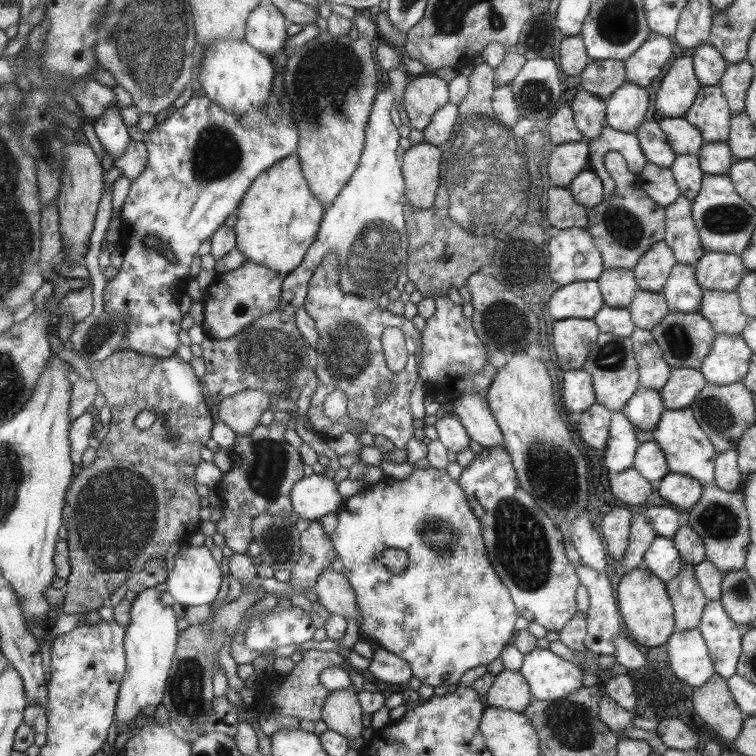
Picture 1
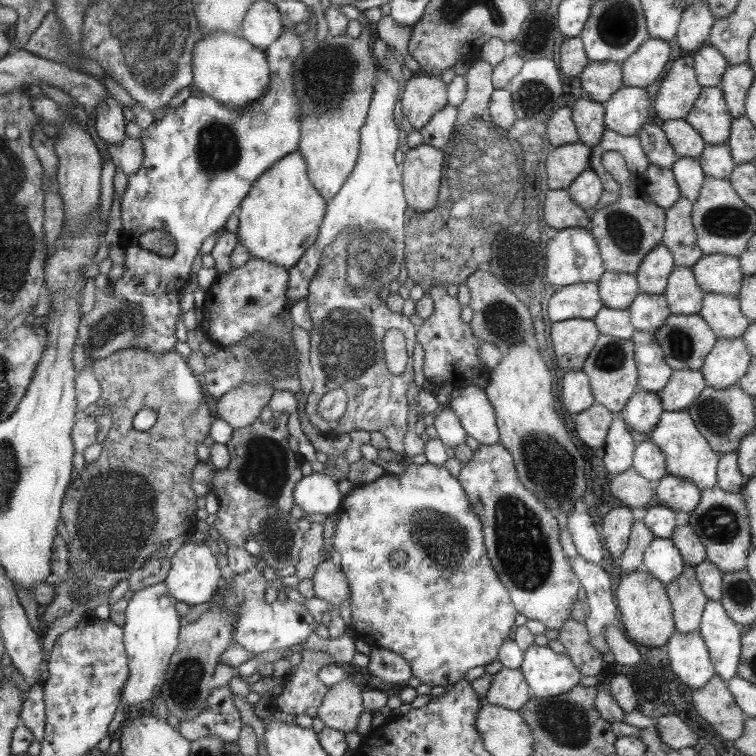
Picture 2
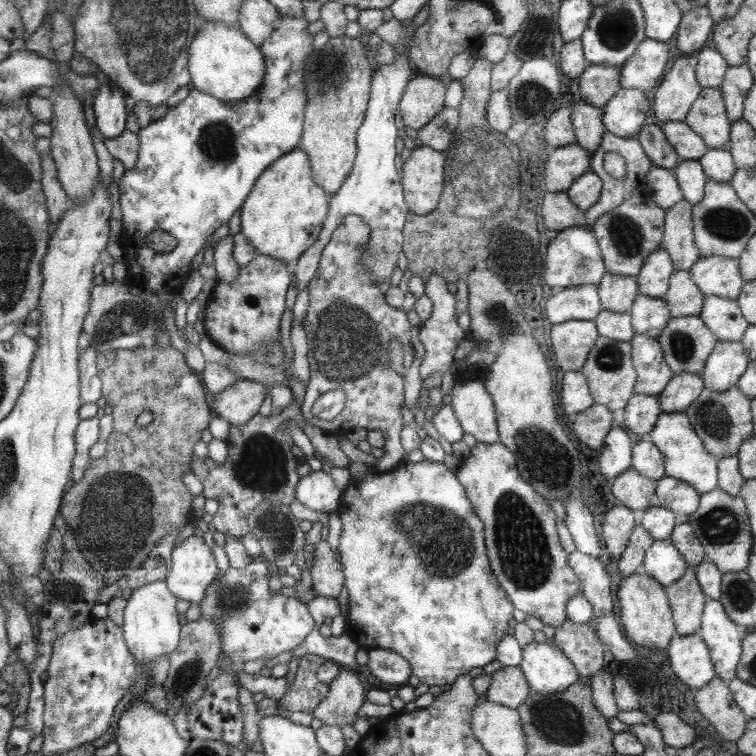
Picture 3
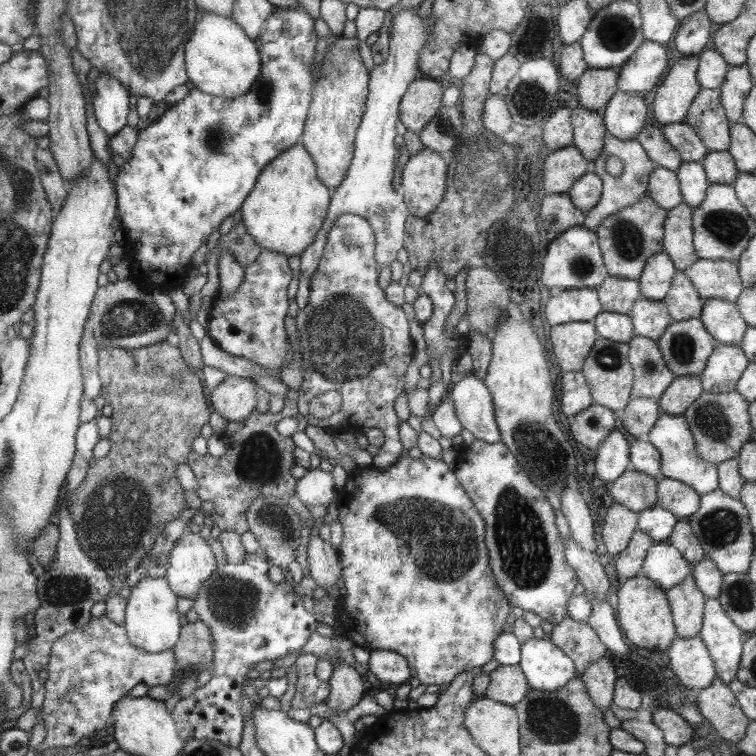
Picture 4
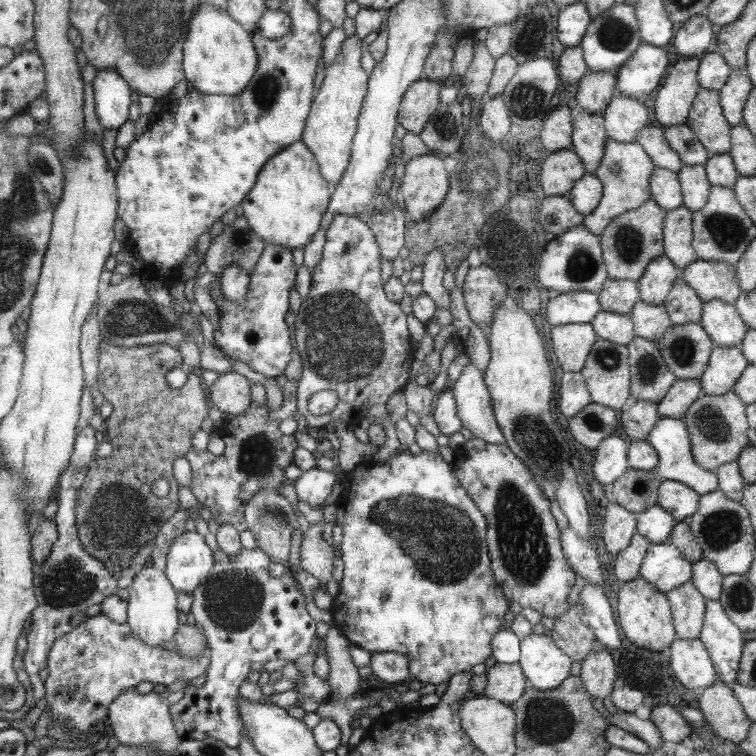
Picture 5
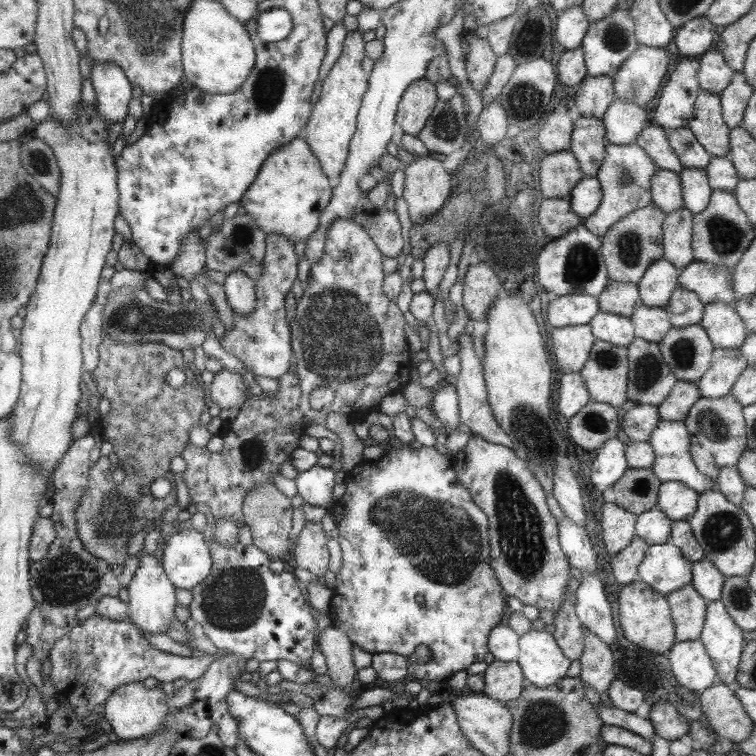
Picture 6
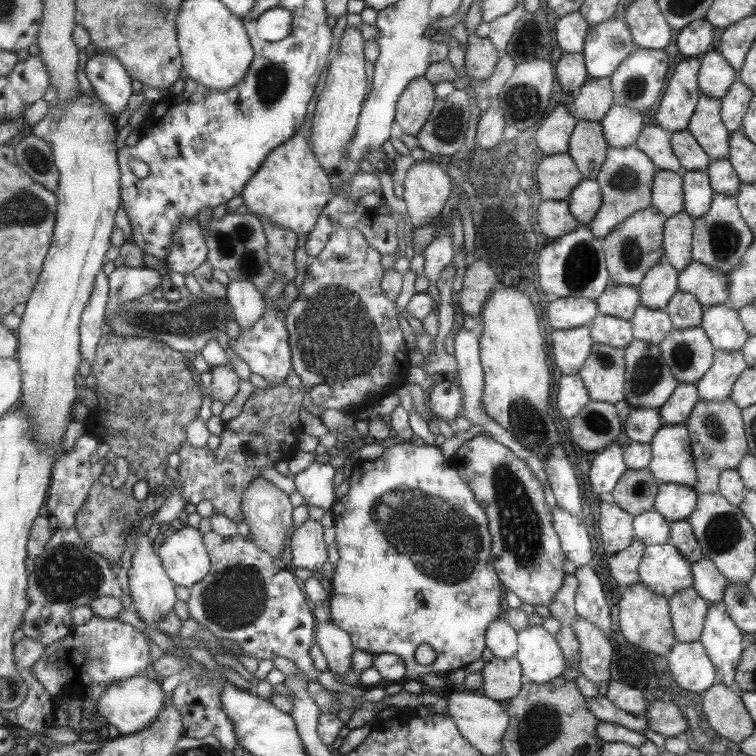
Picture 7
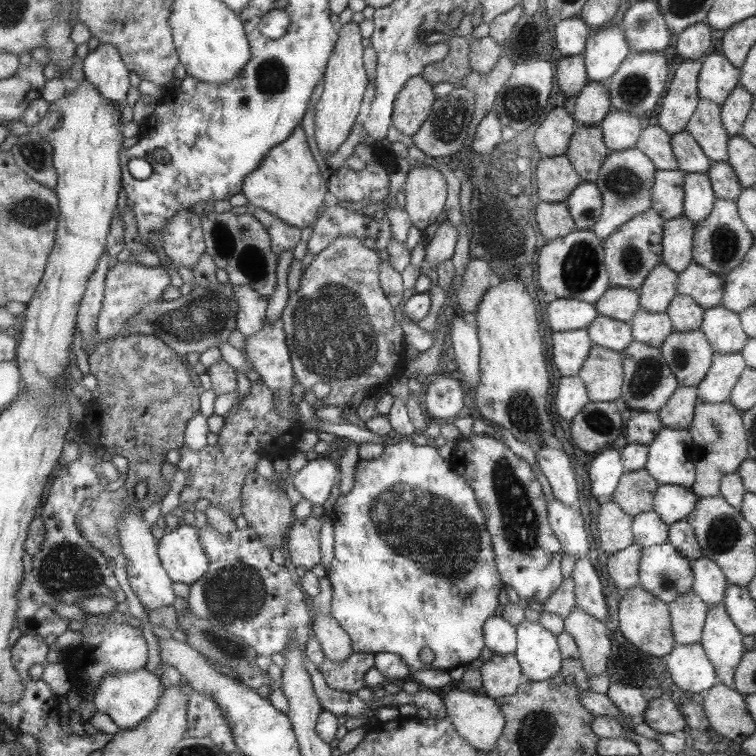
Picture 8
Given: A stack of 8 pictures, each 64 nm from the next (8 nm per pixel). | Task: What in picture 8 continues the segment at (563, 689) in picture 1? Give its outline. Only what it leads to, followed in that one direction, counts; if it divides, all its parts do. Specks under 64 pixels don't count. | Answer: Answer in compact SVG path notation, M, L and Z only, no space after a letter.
M522 620L517 626L516 658L526 680L542 682L557 676L562 656L556 636L544 630L538 621Z

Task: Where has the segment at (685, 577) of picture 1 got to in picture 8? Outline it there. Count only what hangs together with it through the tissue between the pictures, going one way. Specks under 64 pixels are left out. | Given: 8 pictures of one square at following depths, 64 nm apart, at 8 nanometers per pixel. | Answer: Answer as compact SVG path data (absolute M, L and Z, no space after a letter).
M693 590L669 603L671 629L676 642L687 645L700 643L710 606Z

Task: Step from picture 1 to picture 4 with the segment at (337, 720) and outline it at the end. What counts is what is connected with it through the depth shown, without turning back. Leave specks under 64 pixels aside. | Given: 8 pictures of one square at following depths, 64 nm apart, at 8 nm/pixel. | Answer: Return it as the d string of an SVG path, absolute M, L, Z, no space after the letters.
M332 659L332 661L334 672L330 677L330 694L324 702L312 704L309 708L311 716L320 716L323 720L328 719L330 710L338 714L348 712L366 694L362 676L354 669L354 666L350 666L348 662L341 659Z

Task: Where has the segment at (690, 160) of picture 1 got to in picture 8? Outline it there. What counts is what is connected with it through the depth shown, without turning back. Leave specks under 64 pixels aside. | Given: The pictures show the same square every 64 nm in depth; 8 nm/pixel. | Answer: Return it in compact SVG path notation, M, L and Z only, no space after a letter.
M685 173L685 213L694 224L705 221L717 204L716 191L707 173Z

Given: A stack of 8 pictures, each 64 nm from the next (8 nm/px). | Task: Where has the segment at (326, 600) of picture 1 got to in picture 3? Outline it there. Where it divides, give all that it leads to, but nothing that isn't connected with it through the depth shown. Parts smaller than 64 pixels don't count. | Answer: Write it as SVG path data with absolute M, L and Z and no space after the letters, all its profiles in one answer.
M326 538L314 544L314 564L311 566L311 576L314 592L318 592L320 596L328 596L328 598L338 598L342 588L345 585L345 574L342 574L341 562L336 562L336 556L332 560L332 550Z

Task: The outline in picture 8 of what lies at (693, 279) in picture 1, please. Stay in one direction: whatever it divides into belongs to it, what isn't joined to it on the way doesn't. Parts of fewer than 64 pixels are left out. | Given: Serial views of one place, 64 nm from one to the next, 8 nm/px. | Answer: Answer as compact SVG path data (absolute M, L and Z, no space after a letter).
M677 293L673 298L666 314L672 319L673 326L680 332L690 332L700 329L704 324L705 307L701 307L692 295Z

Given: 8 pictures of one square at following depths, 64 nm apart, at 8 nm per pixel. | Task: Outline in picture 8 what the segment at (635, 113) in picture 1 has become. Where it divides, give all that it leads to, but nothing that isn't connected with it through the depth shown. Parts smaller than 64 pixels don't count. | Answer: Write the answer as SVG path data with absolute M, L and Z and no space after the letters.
M614 108L598 127L602 129L606 146L611 152L636 147L642 132L638 115Z

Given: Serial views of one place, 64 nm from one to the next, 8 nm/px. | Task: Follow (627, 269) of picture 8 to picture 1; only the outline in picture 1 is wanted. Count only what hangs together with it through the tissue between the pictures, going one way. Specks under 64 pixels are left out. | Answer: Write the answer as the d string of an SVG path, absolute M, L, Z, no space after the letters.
M606 153L605 168L613 178L616 192L614 196L604 198L600 205L588 209L589 225L586 229L593 235L604 256L605 269L634 270L646 252L658 241L664 240L668 223L667 208L654 202L642 187L636 185L636 176L620 153Z

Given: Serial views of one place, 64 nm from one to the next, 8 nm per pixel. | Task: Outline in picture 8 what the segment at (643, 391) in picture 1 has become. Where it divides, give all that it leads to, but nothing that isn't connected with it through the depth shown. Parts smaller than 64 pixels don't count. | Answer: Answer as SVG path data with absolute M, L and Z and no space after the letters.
M654 412L630 413L626 423L626 439L629 443L650 445L661 433L660 415Z

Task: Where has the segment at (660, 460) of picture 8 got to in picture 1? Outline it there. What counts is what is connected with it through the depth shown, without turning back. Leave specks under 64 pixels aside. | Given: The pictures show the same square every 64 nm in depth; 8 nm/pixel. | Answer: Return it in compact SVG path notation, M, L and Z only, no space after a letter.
M690 408L666 410L666 413L662 413L661 420L658 421L657 430L653 433L654 442L660 444L661 449L665 451L670 473L697 478L704 487L708 484L715 484L719 452L714 449L705 432L702 431L701 423L697 421Z

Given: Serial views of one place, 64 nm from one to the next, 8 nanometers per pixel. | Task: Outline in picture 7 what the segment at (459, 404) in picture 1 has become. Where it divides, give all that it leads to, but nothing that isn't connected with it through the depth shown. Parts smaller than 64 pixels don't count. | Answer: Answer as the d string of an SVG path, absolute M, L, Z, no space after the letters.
M462 326L456 332L454 337L454 356L458 361L458 374L457 382L461 387L464 394L464 408L462 410L462 417L466 418L472 425L480 426L482 428L482 434L497 440L498 443L502 443L508 446L511 451L518 458L523 458L533 468L534 474L537 474L538 478L542 480L543 485L548 485L548 477L546 476L546 467L544 467L544 462L538 460L538 456L532 452L532 450L526 450L520 445L519 440L512 435L509 431L506 431L502 426L498 425L492 418L488 417L486 410L483 406L483 395L484 395L484 372L481 366L481 350L479 346L479 338L472 332L472 330L464 328Z

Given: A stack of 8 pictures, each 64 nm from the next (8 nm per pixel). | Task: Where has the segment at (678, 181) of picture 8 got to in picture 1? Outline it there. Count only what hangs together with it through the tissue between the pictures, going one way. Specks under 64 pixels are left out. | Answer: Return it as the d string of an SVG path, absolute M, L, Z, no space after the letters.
M649 163L639 175L646 194L665 208L674 204L674 201L682 195L682 190L677 185L671 168Z

